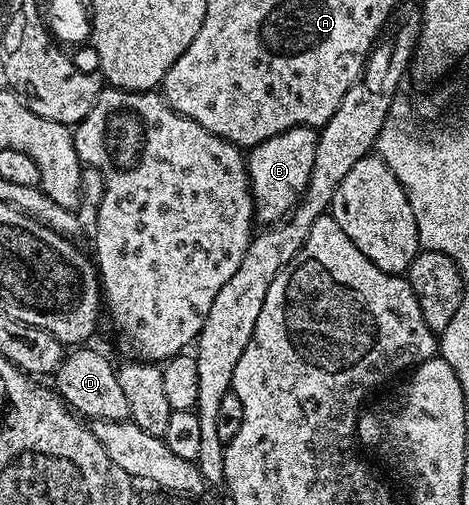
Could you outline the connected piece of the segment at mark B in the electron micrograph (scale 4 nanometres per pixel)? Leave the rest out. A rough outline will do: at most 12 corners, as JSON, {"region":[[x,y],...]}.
{"region":[[317,128],[247,152],[254,215],[289,218],[310,181]]}

